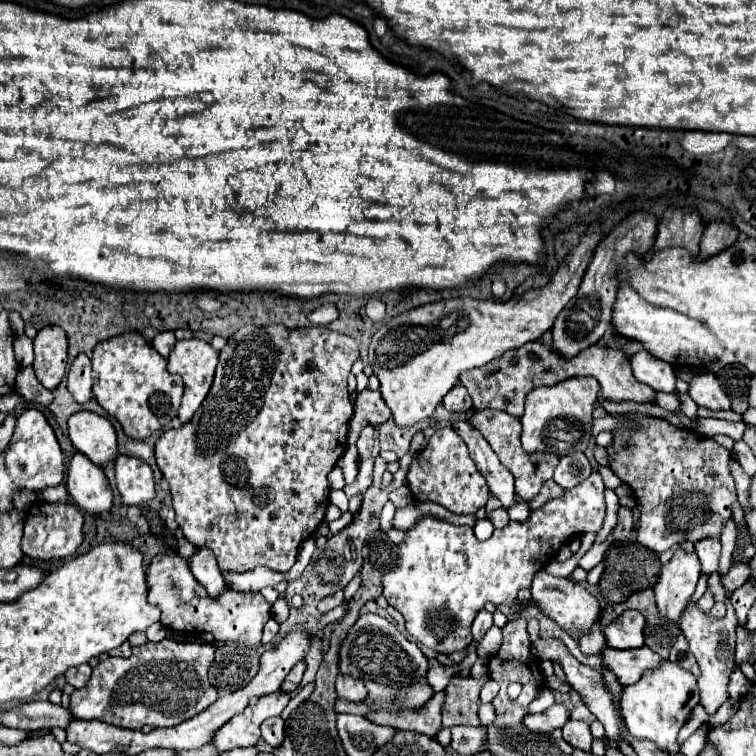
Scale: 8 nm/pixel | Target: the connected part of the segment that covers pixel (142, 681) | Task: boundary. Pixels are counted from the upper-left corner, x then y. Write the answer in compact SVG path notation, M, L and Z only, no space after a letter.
M194 640L146 642L132 648L130 658L108 658L100 662L88 686L70 694L70 714L78 720L102 720L118 728L142 730L142 726L176 726L202 710L216 698L216 690L208 680L208 668L214 660L214 644Z

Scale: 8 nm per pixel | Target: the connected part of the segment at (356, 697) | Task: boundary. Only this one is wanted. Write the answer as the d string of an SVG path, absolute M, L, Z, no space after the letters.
M338 674L336 678L336 692L338 692L338 698L344 698L348 702L364 702L368 696L364 682L356 682L354 678L348 678L342 674Z

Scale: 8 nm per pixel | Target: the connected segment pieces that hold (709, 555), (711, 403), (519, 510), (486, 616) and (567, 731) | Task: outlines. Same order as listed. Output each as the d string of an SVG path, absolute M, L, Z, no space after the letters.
M704 538L694 544L694 552L700 558L702 564L702 574L712 574L718 568L718 558L720 558L720 540L716 538Z
M712 372L698 374L690 380L690 396L698 406L710 410L730 410L730 398L724 394Z
M517 502L512 508L508 509L510 520L524 521L529 518L530 508L525 502Z
M480 610L476 614L474 626L472 626L472 636L474 640L482 640L482 636L486 634L486 630L492 626L492 614L488 610Z
M568 720L562 728L564 732L564 740L574 746L574 748L580 748L584 752L590 752L592 750L592 734L590 734L590 728L586 722L578 722L578 720Z

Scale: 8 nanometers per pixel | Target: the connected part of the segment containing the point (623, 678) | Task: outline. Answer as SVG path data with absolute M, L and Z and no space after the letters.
M648 646L634 648L634 650L608 648L604 652L604 660L606 660L608 668L614 670L614 674L618 676L622 686L636 684L644 676L646 670L654 670L654 668L662 666L662 662L664 662L664 658L660 658Z

